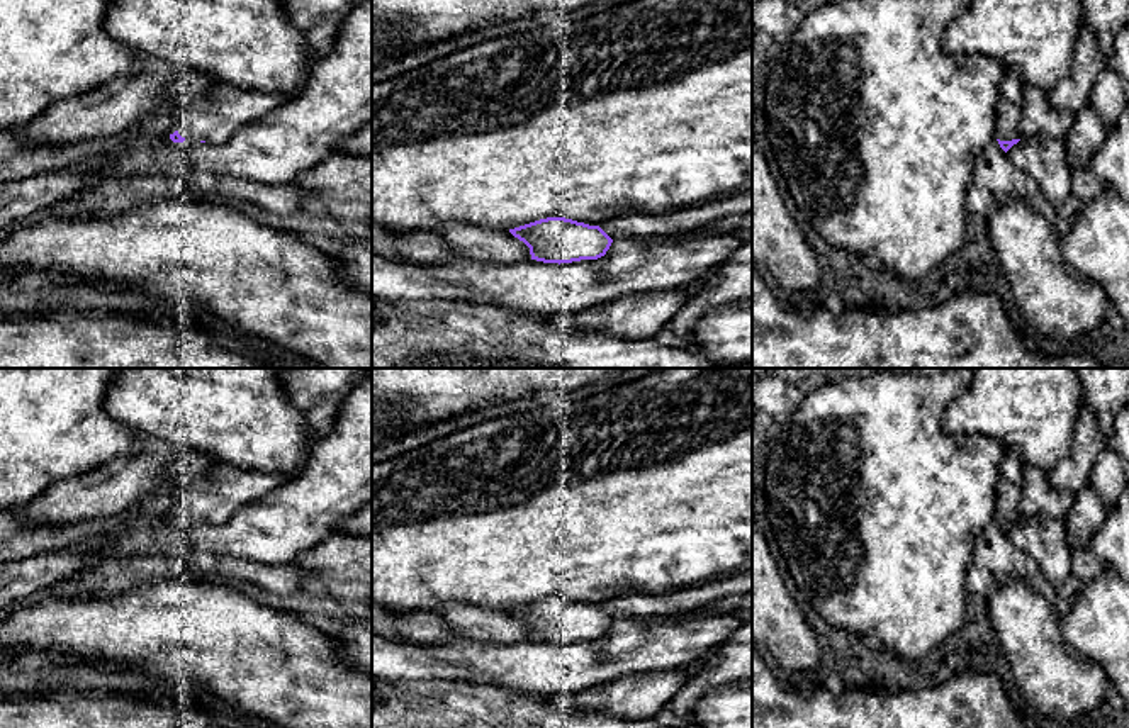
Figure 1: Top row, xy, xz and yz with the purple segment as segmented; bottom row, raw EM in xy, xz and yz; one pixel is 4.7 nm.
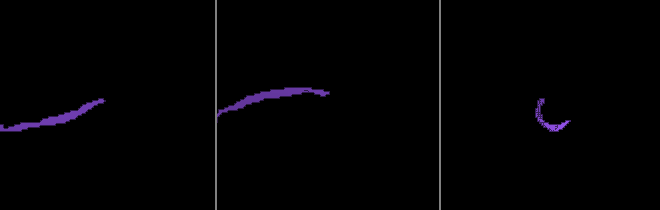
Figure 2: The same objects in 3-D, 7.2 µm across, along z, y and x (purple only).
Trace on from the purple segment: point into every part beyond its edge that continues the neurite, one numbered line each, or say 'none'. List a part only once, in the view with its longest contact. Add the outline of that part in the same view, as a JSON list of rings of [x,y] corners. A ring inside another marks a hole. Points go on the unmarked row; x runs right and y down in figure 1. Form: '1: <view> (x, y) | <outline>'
1: xy (214, 498) | [[[219,463],[205,477],[187,487],[177,511],[185,519],[219,526],[236,509],[261,499],[284,482],[285,477],[275,472],[238,470]]]

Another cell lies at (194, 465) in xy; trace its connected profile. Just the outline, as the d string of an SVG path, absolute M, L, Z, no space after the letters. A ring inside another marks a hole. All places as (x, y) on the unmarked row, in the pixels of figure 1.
M166 445L165 450L171 456L171 460L180 467L183 473L182 480L163 487L154 496L141 499L132 509L126 512L136 511L143 516L154 516L154 518L166 518L173 514L178 509L187 487L194 480L205 477L219 465L212 458L192 451L190 448L185 446Z

